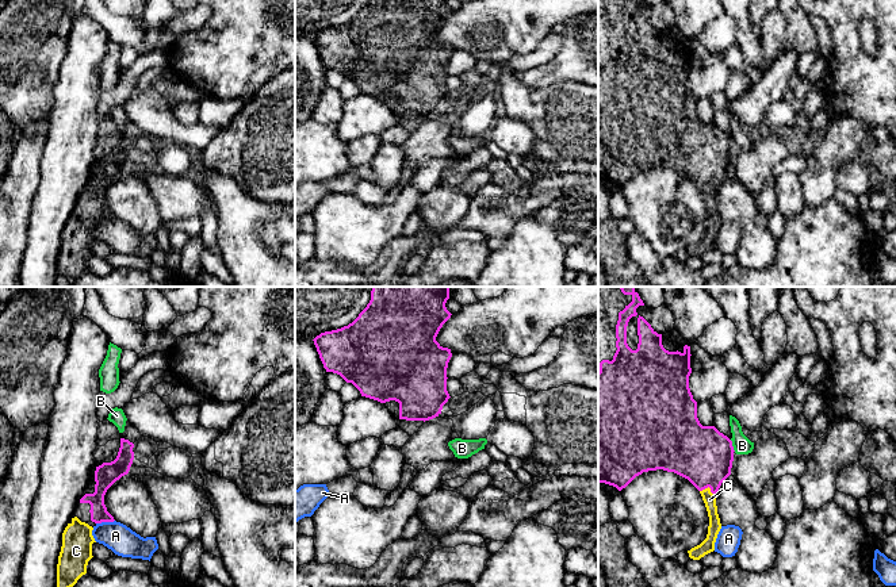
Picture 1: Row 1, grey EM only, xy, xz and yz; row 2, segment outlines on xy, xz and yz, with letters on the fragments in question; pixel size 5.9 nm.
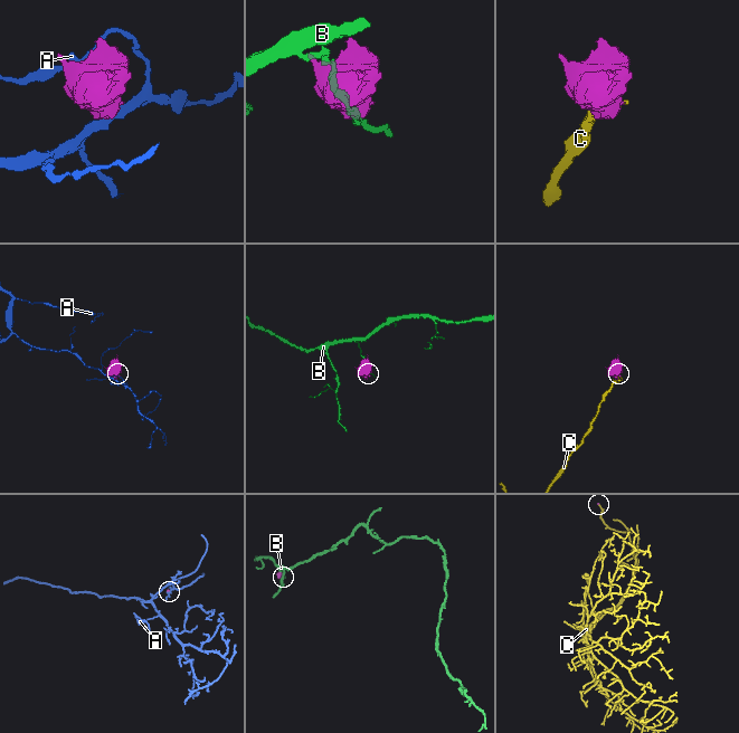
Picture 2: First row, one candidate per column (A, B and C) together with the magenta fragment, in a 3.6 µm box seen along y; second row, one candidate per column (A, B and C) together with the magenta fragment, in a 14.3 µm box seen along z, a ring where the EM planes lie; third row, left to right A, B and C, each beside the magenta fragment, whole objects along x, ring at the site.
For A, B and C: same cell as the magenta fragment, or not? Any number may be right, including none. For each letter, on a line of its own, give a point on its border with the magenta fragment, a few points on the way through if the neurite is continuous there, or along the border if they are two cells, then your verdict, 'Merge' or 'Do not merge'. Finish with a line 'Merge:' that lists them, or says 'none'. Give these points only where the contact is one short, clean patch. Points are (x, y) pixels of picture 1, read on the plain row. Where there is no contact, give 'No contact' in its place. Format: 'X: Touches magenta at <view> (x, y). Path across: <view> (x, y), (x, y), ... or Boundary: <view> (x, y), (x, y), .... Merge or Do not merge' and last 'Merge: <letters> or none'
A: Touches magenta at xy (104, 218). Boundary: xy (114, 217), (96, 221). Do not merge
B: Touches magenta at yz (731, 142). Do not merge
C: Touches magenta at yz (708, 183). Path across: yz (703, 152), (707, 160), (708, 183), (709, 196). Merge
Merge: C

